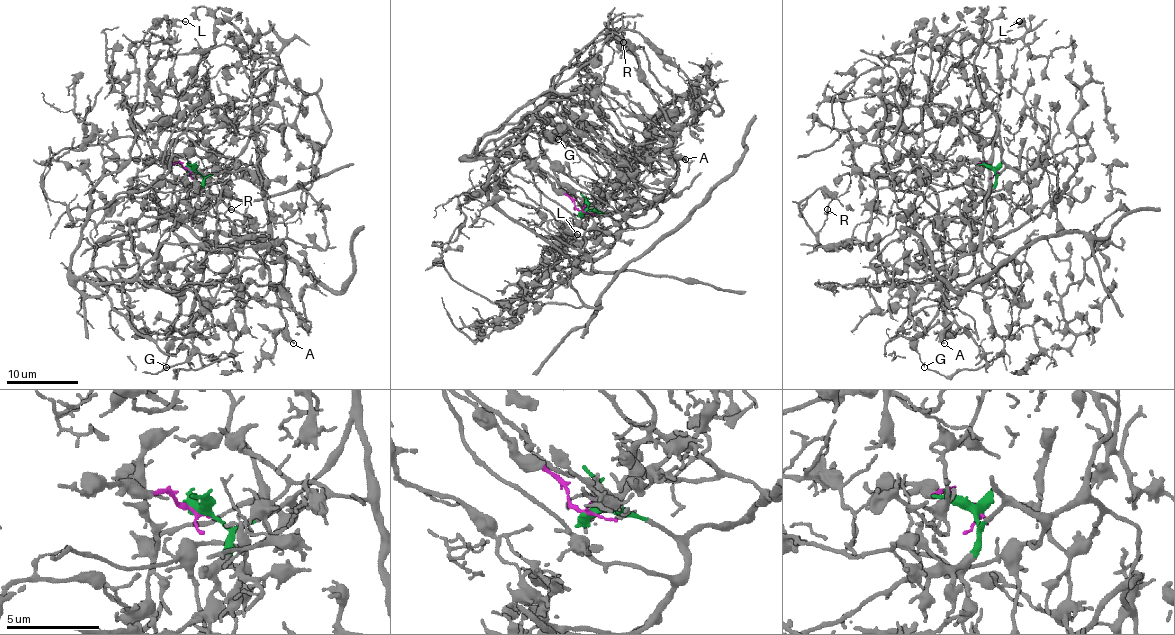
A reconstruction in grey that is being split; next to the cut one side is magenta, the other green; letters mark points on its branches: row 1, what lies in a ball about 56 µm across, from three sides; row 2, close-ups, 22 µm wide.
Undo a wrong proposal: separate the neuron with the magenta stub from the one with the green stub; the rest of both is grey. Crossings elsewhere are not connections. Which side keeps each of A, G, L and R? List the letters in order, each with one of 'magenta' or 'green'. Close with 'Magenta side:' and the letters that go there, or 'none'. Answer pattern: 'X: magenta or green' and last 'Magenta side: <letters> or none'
A: green
G: magenta
L: green
R: magenta
Magenta side: G, R

